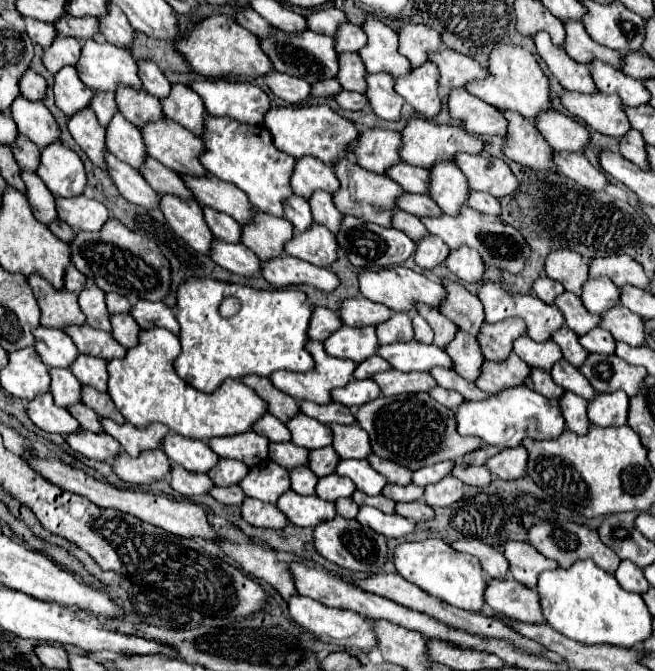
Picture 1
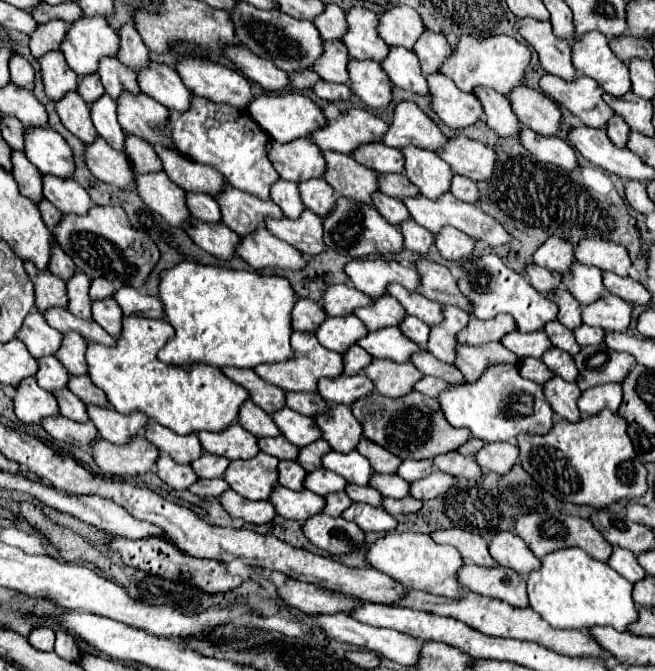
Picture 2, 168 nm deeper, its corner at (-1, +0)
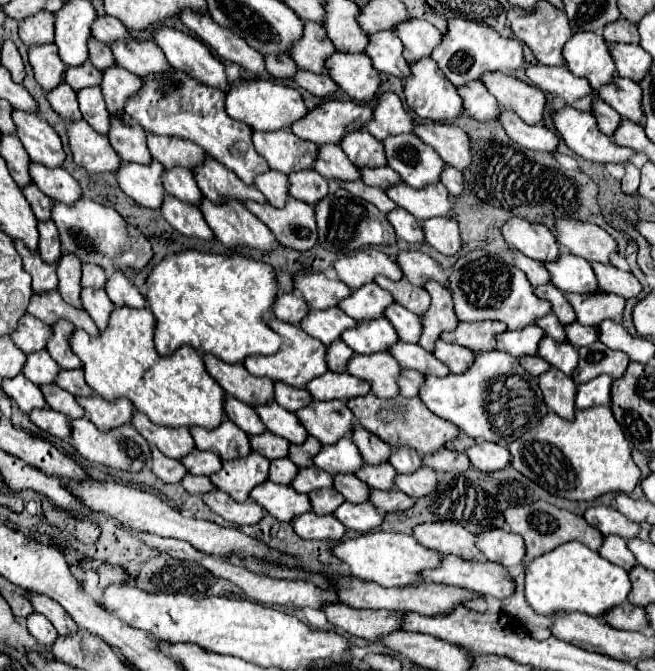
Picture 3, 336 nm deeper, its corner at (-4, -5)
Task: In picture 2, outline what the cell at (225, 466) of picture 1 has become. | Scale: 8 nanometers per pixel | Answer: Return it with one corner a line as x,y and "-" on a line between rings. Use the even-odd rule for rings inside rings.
203,453
199,459
191,461
191,469
201,479
223,477
223,471
227,469
227,465
229,465
229,459
223,459
219,455
211,455
211,453

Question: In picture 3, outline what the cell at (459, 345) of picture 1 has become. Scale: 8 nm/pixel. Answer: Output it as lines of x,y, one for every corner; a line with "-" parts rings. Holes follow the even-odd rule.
428,282
424,288
432,296
432,304
430,304
428,312
422,316
424,332
420,338
420,346
428,352
434,352
434,344
440,338
440,334
454,330
460,320
454,312
454,302
452,302
450,290
440,286
438,282

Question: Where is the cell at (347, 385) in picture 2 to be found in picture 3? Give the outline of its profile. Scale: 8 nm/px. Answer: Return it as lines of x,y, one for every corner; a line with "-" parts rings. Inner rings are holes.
326,372
316,380
310,380
306,388
318,400
350,400
370,394
370,384
366,384
366,380
360,380
346,372

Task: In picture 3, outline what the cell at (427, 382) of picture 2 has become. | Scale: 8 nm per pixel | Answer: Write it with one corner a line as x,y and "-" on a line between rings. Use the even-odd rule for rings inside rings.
402,370
402,376
398,378
398,386
400,386
400,394
402,396
418,396
420,388
422,388
422,380
426,380
424,374
416,372
416,370

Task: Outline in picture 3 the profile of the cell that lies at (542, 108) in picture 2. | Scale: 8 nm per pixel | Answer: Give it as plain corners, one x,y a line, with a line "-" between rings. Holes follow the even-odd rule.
488,72
482,76
484,86
496,96
502,108
510,108
526,124
540,124
546,108
546,96
542,90
516,80
512,74

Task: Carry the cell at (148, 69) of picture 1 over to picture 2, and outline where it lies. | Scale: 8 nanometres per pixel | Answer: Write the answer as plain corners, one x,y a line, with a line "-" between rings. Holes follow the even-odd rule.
131,23
121,25
117,29
119,35
119,51
117,51
117,59
121,63
125,63
127,67
131,67
133,71
145,67
149,63
149,49
145,47
141,35
135,31
135,27

